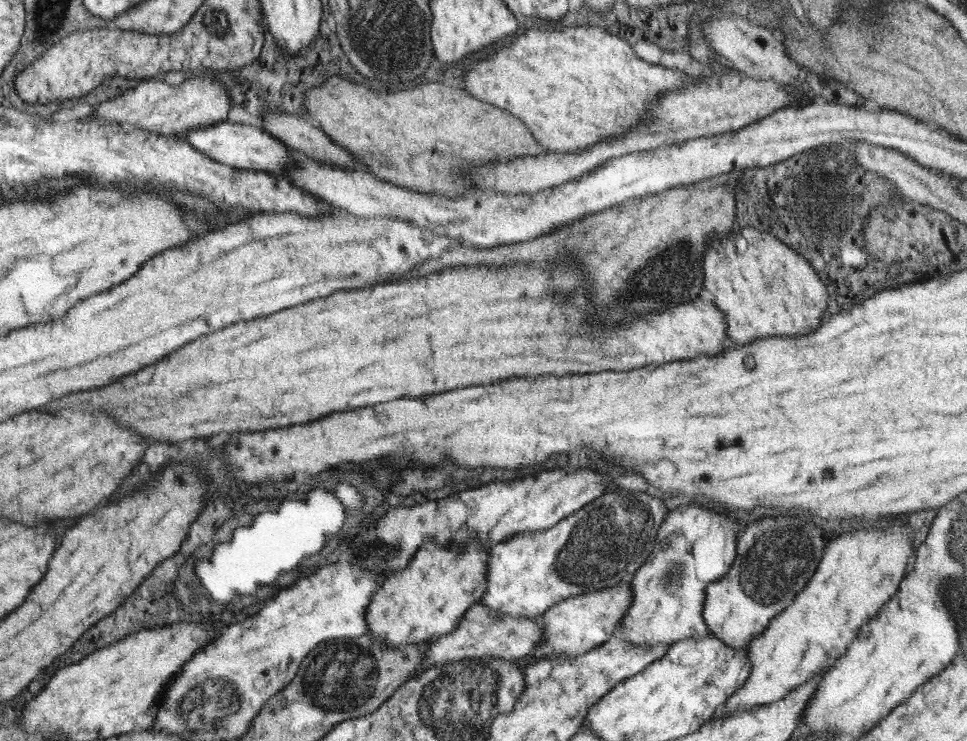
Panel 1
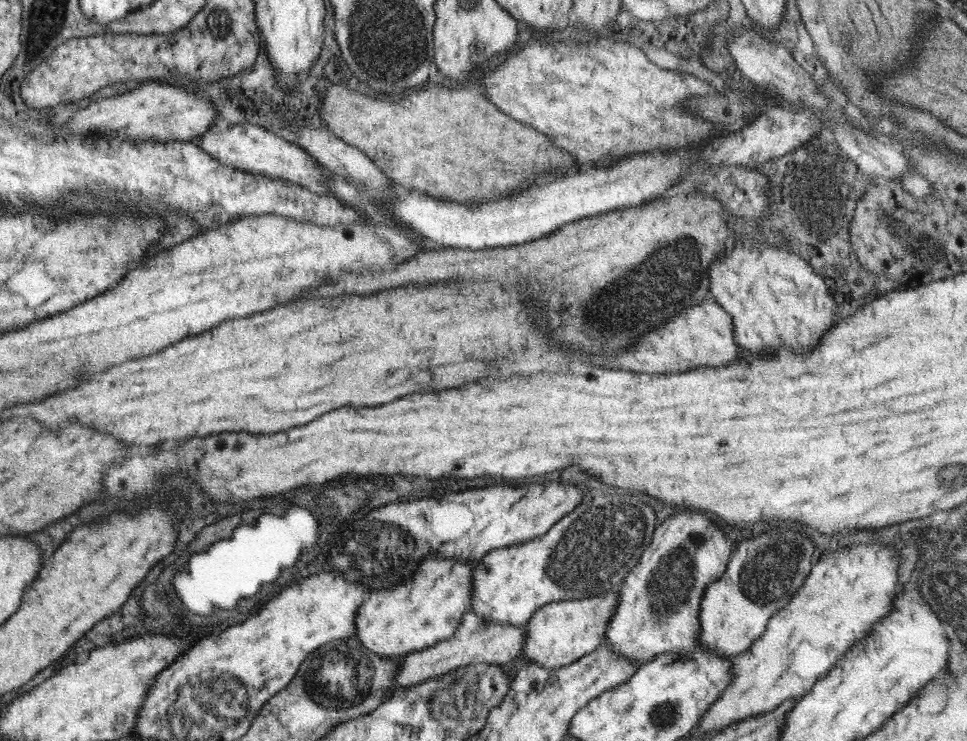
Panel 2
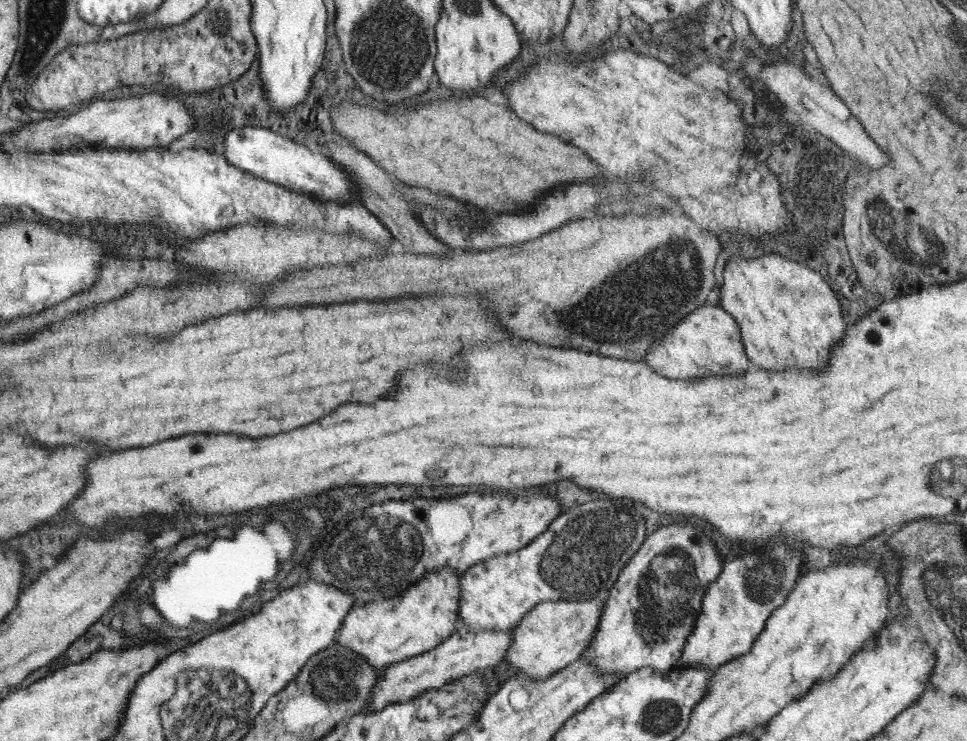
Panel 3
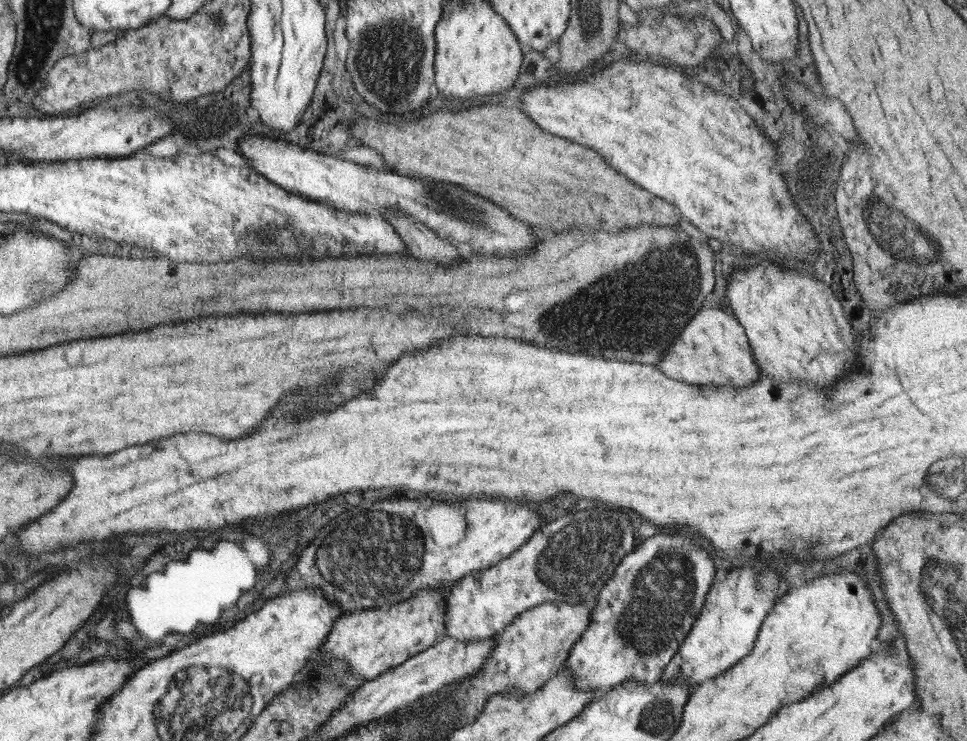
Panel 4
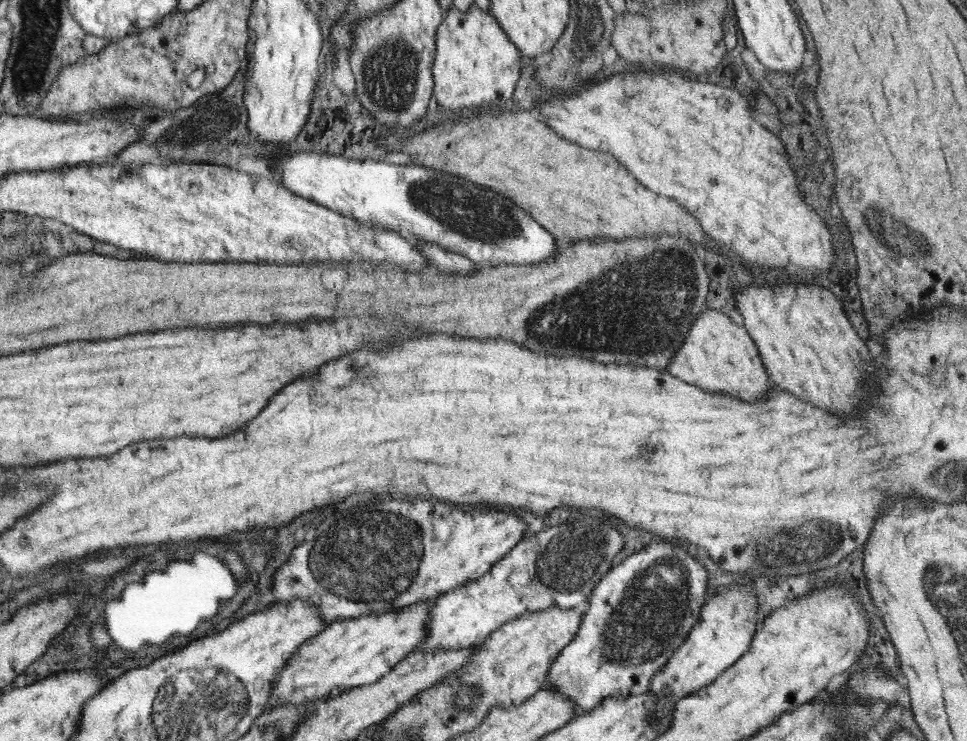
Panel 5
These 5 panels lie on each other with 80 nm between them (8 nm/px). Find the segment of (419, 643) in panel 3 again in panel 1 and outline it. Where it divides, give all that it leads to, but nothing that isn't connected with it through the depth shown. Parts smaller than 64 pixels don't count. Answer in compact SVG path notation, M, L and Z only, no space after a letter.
M424 542L403 570L388 573L372 594L365 609L367 634L377 645L403 647L419 645L452 633L467 610L475 605L487 590L487 562L491 547L480 542L461 546L439 546Z

